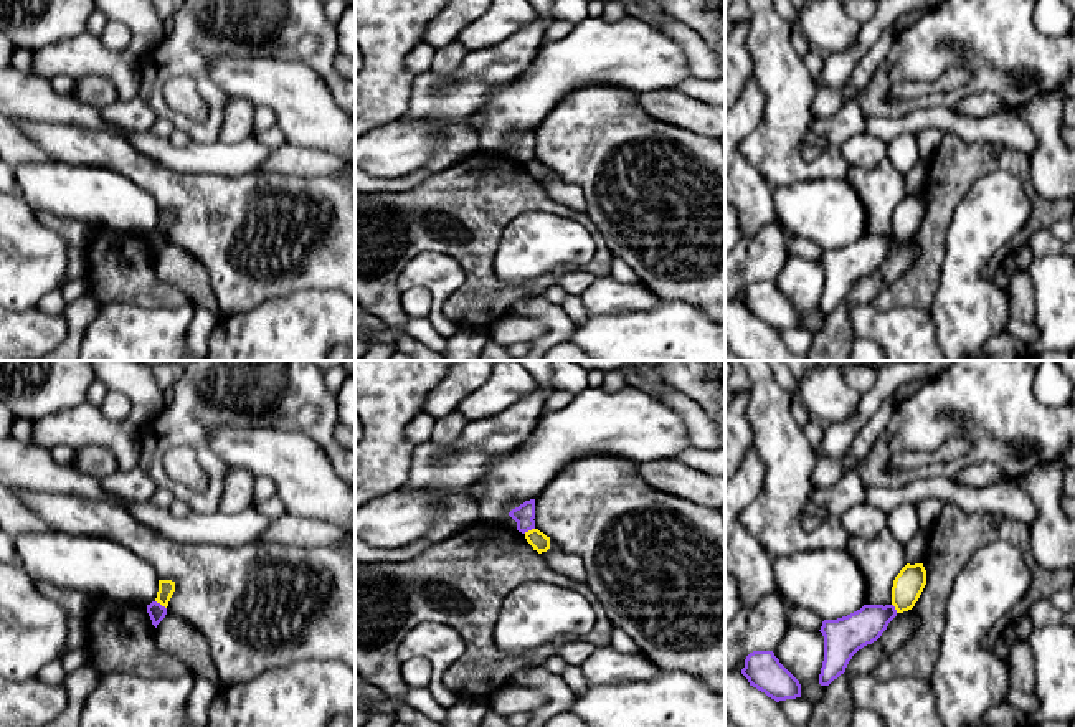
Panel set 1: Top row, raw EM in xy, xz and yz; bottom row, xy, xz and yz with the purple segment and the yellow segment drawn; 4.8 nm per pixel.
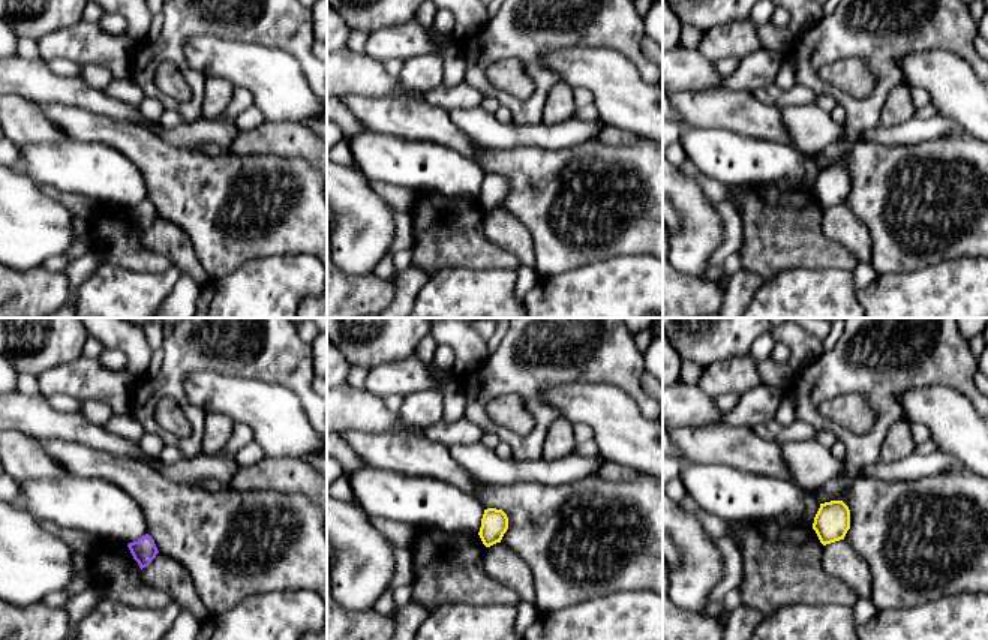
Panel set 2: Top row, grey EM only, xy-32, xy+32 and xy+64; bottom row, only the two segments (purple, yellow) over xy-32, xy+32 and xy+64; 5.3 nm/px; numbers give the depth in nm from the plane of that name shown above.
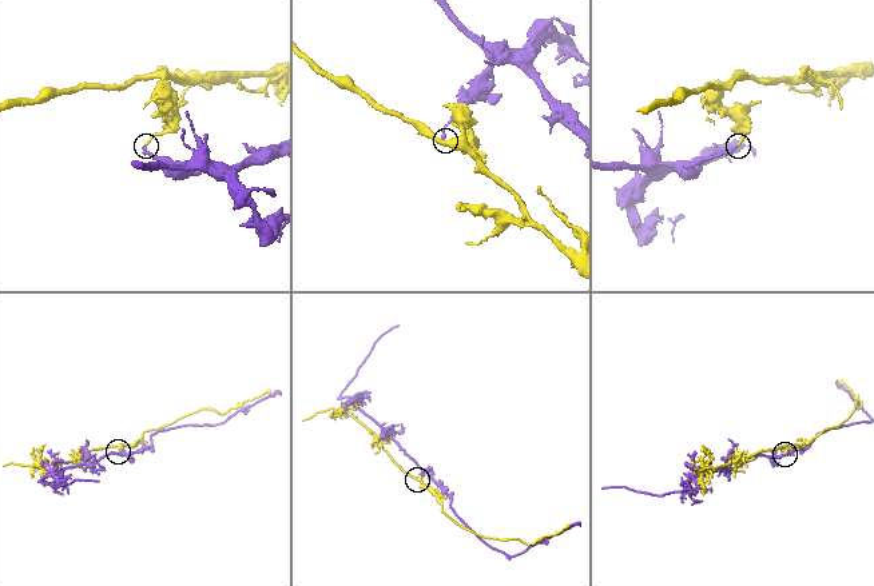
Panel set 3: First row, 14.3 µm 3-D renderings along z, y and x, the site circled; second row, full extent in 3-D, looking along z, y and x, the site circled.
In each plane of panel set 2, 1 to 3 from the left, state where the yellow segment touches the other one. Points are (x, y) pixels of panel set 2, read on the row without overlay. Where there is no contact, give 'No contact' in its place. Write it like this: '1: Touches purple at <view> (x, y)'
1: No contact
2: No contact
3: No contact

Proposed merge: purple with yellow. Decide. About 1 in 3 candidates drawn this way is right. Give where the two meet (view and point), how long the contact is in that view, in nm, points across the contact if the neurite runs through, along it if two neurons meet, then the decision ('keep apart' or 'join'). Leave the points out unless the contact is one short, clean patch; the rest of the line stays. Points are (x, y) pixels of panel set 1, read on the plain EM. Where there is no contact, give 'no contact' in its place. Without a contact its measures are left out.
xy (159, 233) | 70 nm | along xy (156, 230), (165, 238) | keep apart

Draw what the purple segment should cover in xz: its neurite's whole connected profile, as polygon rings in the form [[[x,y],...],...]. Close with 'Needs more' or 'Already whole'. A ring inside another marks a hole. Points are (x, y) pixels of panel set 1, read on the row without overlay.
[[[535,129],[525,131],[519,137],[512,139],[509,145],[517,152],[517,160],[525,164],[535,159]]]. Already whole

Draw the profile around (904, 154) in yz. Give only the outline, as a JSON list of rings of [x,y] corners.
[[[900,134],[887,144],[887,159],[902,173],[908,173],[921,160],[916,134]]]

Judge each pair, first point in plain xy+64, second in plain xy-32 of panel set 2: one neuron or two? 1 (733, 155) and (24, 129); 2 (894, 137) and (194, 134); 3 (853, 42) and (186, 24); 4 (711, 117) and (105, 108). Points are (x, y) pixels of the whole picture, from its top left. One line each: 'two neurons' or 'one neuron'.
1: two neurons
2: one neuron
3: one neuron
4: two neurons

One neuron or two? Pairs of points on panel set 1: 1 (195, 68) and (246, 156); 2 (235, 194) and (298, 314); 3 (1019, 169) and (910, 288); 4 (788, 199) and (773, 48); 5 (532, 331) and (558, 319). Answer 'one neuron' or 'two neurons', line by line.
1: two neurons
2: two neurons
3: one neuron
4: two neurons
5: two neurons

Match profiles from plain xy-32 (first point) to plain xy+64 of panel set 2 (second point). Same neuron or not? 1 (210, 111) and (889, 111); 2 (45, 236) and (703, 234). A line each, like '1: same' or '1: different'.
1: same
2: same

